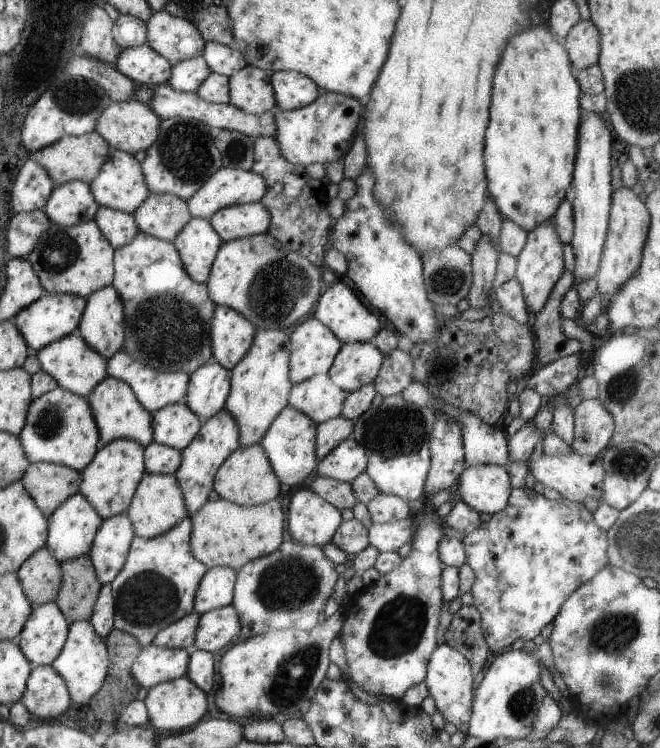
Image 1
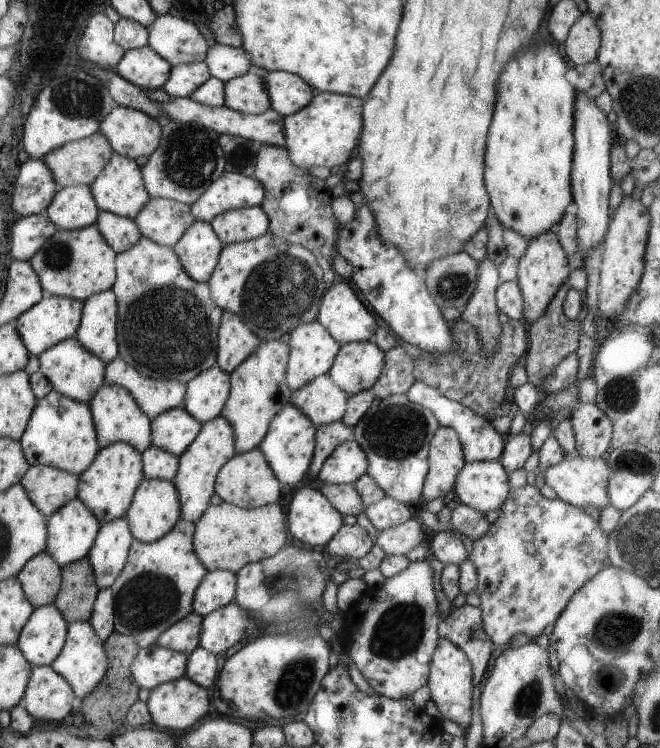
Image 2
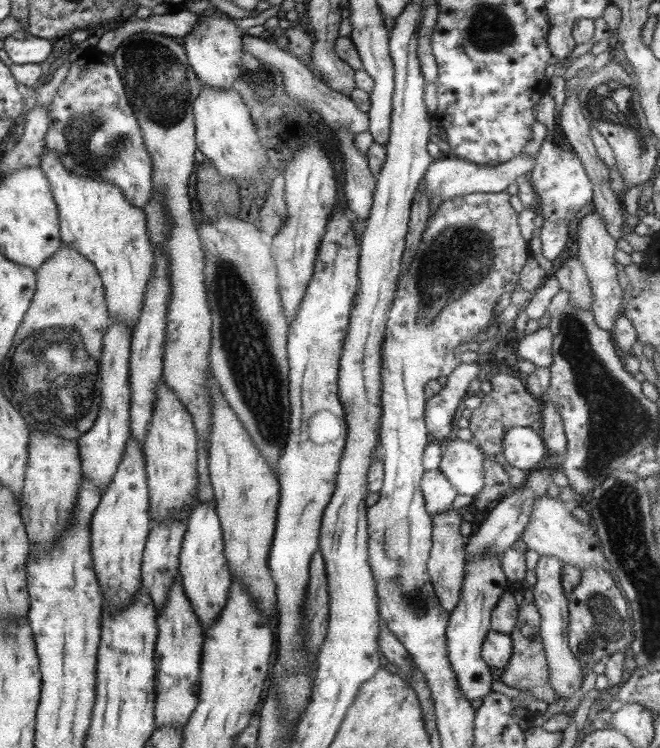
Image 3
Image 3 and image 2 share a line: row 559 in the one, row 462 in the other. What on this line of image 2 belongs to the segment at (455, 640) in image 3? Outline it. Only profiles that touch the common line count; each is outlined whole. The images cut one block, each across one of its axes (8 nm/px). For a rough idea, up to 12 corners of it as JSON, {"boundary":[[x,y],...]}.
{"boundary":[[498,460],[464,463],[454,482],[460,502],[497,510],[507,494]]}

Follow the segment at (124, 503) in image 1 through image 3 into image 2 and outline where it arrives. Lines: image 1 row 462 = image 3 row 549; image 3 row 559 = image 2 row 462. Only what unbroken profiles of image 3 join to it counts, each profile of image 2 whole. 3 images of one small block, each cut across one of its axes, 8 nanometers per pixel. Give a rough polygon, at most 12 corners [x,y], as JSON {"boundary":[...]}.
{"boundary":[[125,442],[98,449],[76,497],[100,525],[121,518],[144,479]]}

